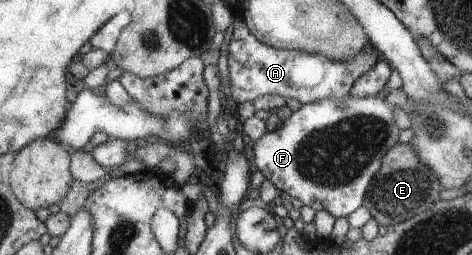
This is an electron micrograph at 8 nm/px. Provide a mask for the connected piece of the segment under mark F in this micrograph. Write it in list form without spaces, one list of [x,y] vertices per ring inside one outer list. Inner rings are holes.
[[[350,94],[324,98],[302,104],[277,131],[266,133],[255,141],[255,169],[277,188],[281,197],[297,198],[300,204],[313,208],[315,212],[326,210],[336,219],[346,218],[366,203],[368,191],[379,175],[384,159],[399,143],[400,131],[395,120],[395,109],[382,94],[362,98]]]

